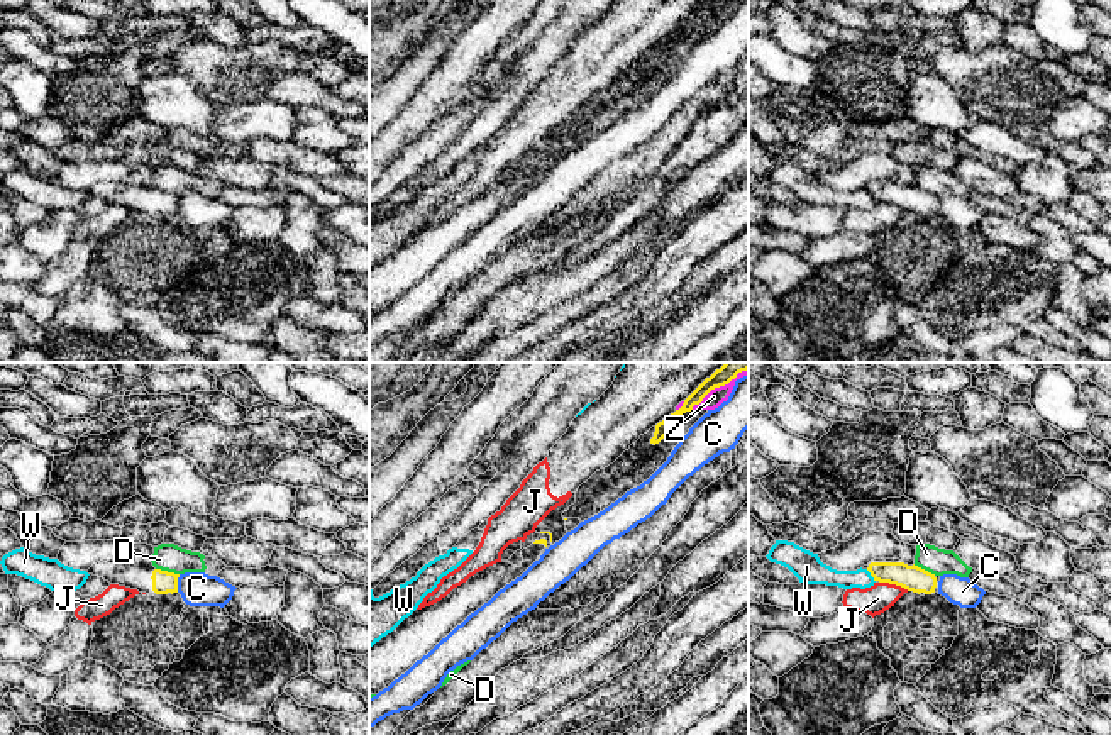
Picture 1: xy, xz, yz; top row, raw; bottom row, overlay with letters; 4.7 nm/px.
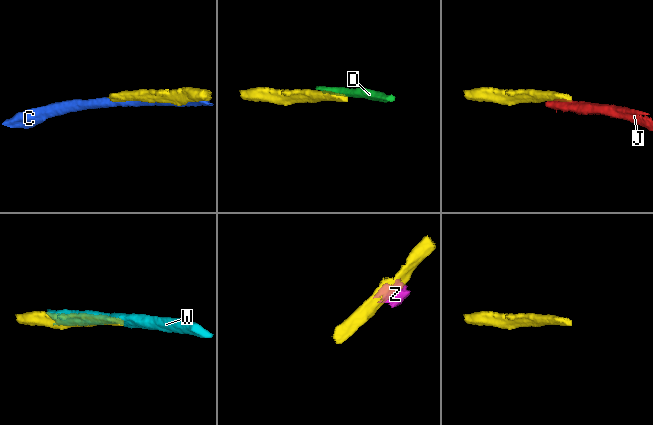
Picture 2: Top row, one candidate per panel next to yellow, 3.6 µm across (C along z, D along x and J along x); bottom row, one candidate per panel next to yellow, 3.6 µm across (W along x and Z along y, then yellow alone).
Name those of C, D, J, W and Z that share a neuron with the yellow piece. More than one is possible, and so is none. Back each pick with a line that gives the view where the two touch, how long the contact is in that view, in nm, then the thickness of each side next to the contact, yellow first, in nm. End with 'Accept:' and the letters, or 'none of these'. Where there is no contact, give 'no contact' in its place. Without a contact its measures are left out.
Accept: none of these

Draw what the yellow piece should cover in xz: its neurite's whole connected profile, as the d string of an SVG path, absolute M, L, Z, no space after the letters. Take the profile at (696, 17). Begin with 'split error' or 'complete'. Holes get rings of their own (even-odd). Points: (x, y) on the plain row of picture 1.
complete; M705 0L683 24L683 27L679 30L676 30L674 34L671 34L667 39L664 39L662 42L659 42L655 46L655 52L654 58L650 59L650 64L659 64L667 54L669 51L676 46L676 42L679 41L679 37L686 32L691 32L694 25L699 25L703 22L703 19L715 8L725 7L728 5L732 0Z

